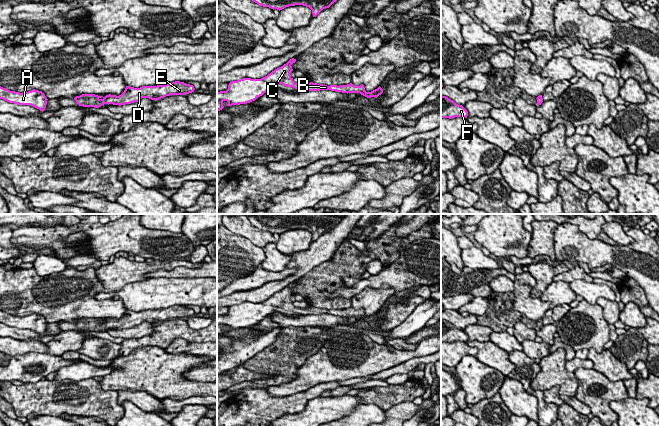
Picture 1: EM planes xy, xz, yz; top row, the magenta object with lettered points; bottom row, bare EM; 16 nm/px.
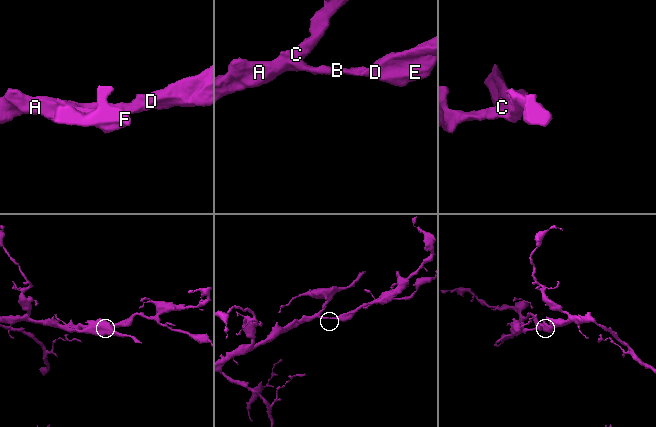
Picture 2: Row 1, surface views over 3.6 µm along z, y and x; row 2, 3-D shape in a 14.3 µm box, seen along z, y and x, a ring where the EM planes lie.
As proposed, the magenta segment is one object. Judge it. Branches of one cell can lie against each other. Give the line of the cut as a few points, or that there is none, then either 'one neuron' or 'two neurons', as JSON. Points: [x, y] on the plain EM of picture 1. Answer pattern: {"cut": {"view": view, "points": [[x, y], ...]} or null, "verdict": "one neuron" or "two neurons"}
{"cut": null, "verdict": "one neuron"}

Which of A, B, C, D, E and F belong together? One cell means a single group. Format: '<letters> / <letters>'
A B C D E F

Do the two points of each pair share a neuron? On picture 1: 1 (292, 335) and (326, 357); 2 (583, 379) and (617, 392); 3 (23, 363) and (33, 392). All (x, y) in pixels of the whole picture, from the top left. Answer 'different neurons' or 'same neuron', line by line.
1: different neurons
2: same neuron
3: different neurons

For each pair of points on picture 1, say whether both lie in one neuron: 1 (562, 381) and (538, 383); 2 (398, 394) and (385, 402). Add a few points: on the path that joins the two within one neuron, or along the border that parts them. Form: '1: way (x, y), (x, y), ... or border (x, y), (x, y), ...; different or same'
1: way (556, 381), (544, 381); same
2: way (395, 394), (388, 399); same

